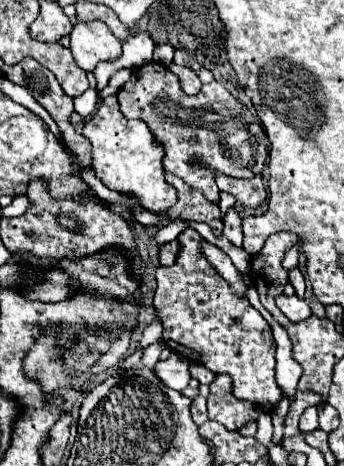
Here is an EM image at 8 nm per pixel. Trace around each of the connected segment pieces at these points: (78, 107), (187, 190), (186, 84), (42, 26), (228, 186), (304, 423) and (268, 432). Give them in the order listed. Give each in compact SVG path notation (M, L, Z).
M88 88L81 96L74 99L74 110L84 117L90 116L96 109L97 101L97 91Z
M167 174L165 176L167 182L177 190L177 204L171 206L167 212L161 212L161 218L171 218L171 220L195 220L195 222L205 222L213 228L215 236L221 236L223 230L223 222L221 222L221 212L219 206L215 202L207 202L207 198L203 198L203 194L199 194L199 190L193 190L191 186L187 186L181 178Z
M169 64L167 66L181 82L181 88L187 92L187 94L197 94L201 90L201 80L197 78L197 74L187 68L187 66L177 66L177 64Z
M41 2L41 12L31 24L31 36L41 42L57 42L63 34L71 32L71 22L57 2Z
M217 174L217 186L219 190L231 192L239 204L247 206L247 208L255 208L261 206L267 198L267 190L263 184L263 178L257 174L255 178L249 180L241 180L241 178L229 178L223 174Z
M311 406L311 408L307 408L305 414L301 416L301 420L299 420L299 430L301 430L303 434L307 434L307 432L313 432L315 428L317 428L317 408Z
M261 412L257 418L257 434L255 438L265 444L266 447L276 447L272 443L271 436L273 436L273 424L271 424L271 414L269 412Z

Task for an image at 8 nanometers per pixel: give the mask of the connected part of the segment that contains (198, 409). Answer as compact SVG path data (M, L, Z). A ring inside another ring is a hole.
M201 394L191 400L191 416L197 422L197 426L207 422L207 406L205 406L205 398Z

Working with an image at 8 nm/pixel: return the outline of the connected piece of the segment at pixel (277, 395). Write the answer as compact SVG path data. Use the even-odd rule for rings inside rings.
M187 228L179 234L179 258L173 266L157 268L157 292L155 292L155 316L163 324L163 342L177 352L181 358L191 362L205 364L211 372L221 374L227 372L233 378L233 394L239 400L251 400L255 404L277 404L281 400L281 388L275 384L275 340L273 332L263 320L263 316L249 304L247 298L239 298L223 280L217 270L203 258L201 254L203 236L197 234L193 228Z

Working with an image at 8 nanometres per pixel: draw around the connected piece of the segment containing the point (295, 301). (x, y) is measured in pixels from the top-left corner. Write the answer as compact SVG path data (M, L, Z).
M281 294L281 296L275 298L275 302L277 302L279 310L291 322L301 322L301 320L305 320L305 318L311 316L311 308L307 306L307 302L303 298L299 300L299 296L285 296L285 294Z

